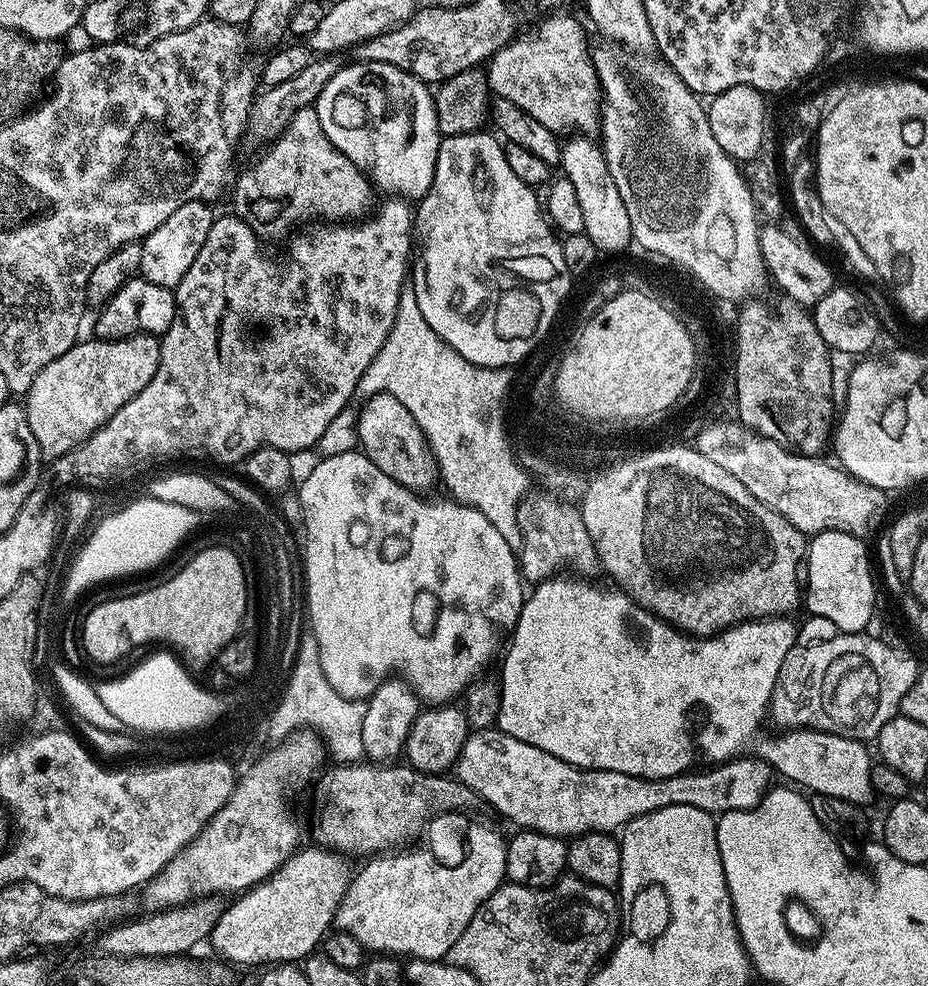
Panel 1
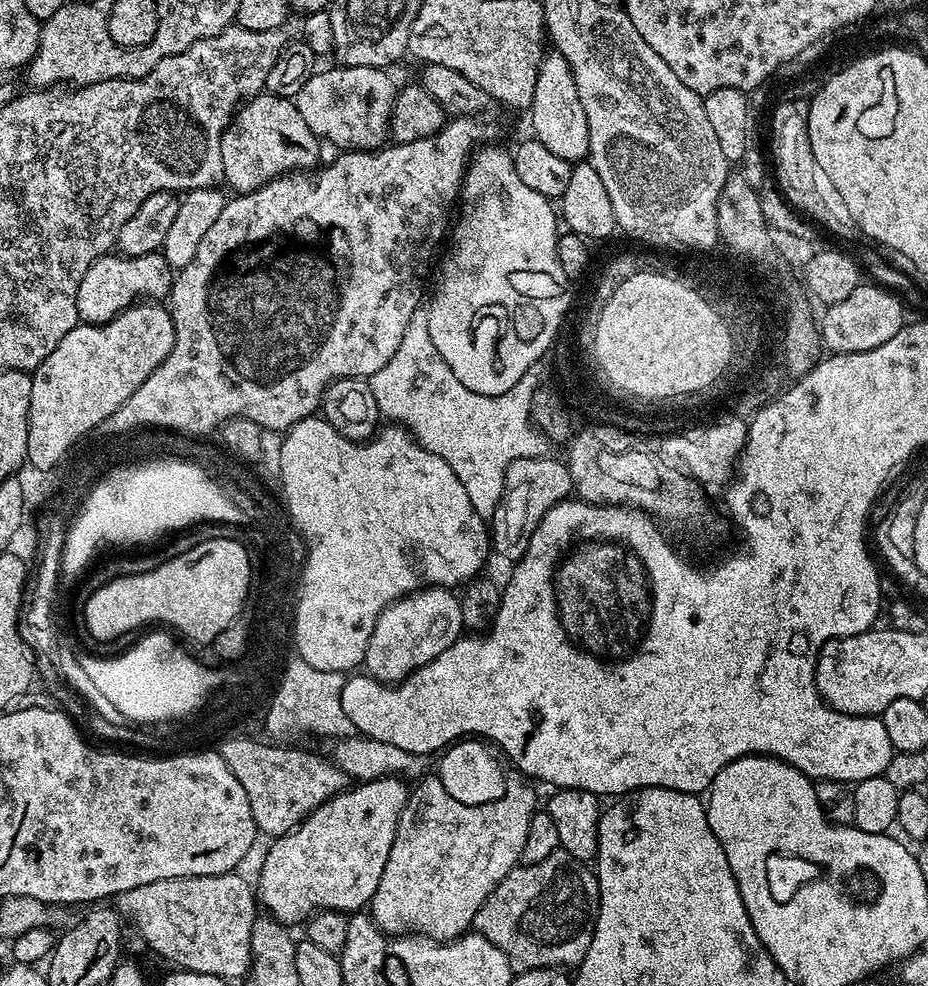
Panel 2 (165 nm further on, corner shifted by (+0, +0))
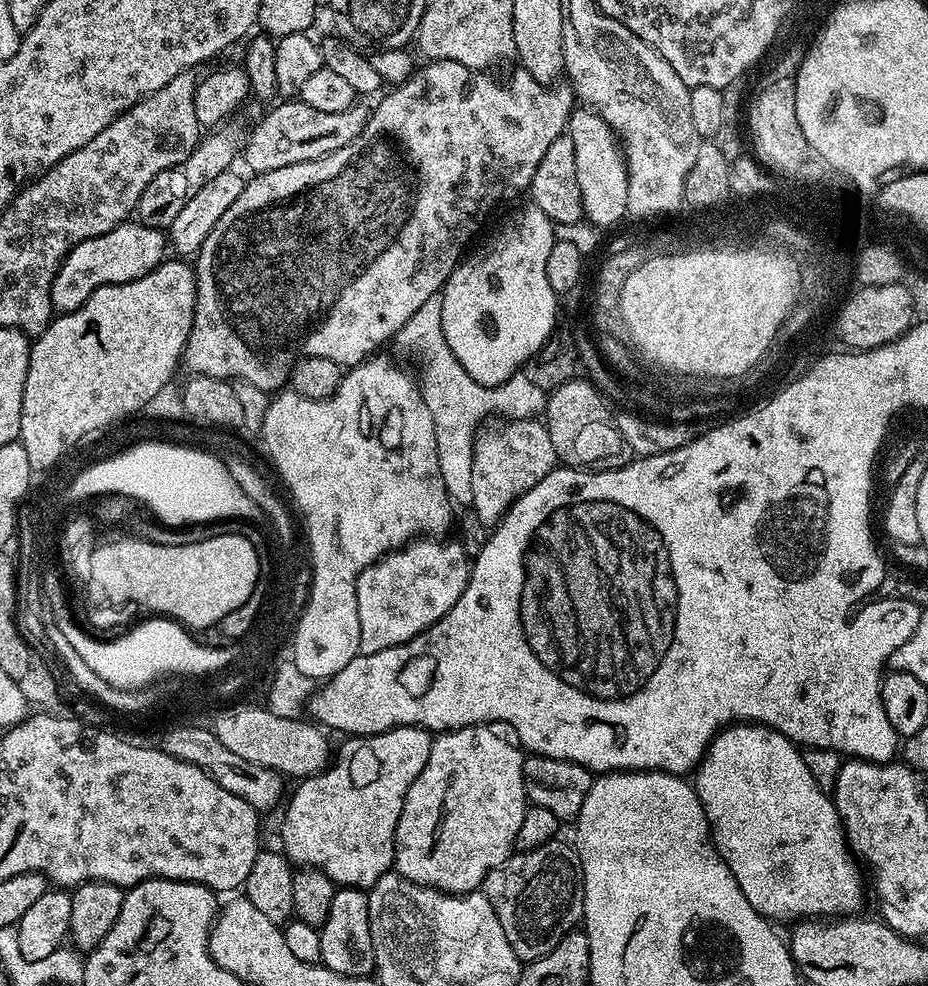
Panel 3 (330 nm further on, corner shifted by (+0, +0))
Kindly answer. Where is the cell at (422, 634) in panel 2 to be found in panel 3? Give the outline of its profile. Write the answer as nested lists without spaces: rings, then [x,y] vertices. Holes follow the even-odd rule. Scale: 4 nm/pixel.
[[[417,538],[407,546],[396,549],[375,560],[370,567],[362,570],[356,579],[358,594],[358,626],[360,627],[360,655],[378,654],[378,650],[397,648],[399,644],[410,642],[418,634],[427,632],[464,596],[468,585],[470,557],[464,553],[464,545],[459,539]]]

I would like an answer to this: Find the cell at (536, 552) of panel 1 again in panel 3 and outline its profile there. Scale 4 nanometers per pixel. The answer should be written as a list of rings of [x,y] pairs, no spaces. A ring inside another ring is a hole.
[[[539,419],[493,424],[496,424],[493,428],[485,427],[477,435],[474,466],[470,474],[470,508],[486,526],[499,524],[516,499],[538,486],[538,482],[542,482],[542,478],[546,478],[546,474],[550,474],[558,466],[554,442],[550,442],[548,429]]]

